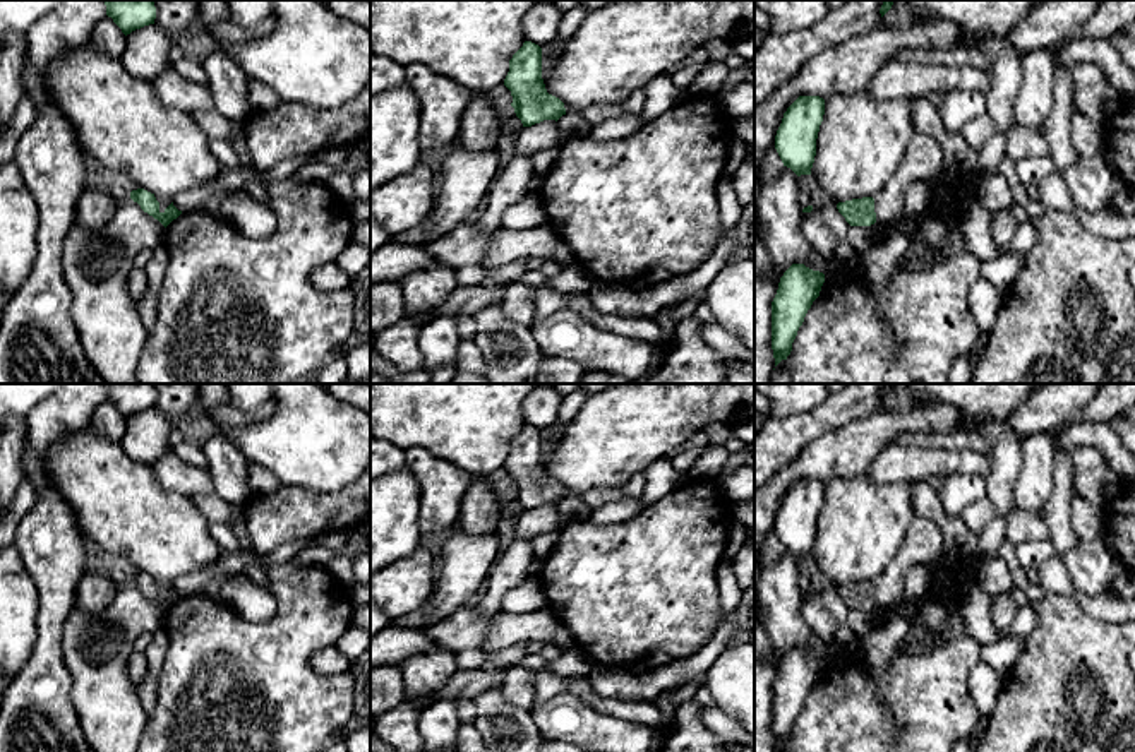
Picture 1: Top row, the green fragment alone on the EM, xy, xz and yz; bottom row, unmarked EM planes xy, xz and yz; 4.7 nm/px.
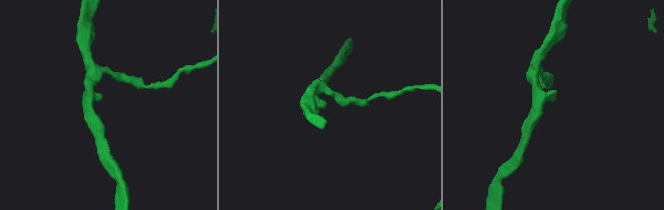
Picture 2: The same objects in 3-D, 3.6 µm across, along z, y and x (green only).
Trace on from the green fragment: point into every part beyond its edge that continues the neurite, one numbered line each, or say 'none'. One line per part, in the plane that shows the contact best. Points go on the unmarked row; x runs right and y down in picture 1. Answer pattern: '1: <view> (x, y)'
none

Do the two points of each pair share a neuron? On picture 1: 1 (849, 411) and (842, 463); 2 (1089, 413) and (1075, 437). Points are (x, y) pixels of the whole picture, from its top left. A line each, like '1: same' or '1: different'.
1: different
2: different

